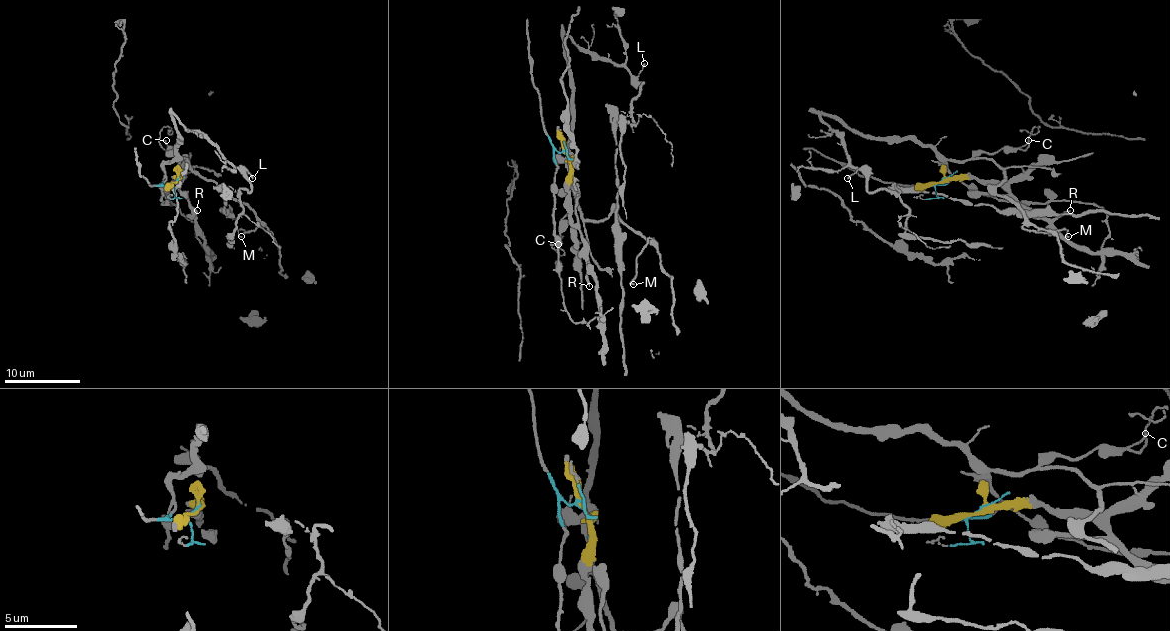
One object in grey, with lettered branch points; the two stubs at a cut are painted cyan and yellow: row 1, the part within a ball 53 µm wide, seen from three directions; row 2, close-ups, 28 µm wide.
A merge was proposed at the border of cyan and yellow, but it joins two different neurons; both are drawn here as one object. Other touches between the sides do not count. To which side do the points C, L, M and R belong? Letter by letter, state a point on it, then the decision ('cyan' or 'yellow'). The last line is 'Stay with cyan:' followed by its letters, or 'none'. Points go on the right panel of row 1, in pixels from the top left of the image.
C: place (1028, 140); cyan
L: place (847, 178); cyan
M: place (1068, 236); cyan
R: place (1070, 210); yellow
Stay with cyan: C, L, M

